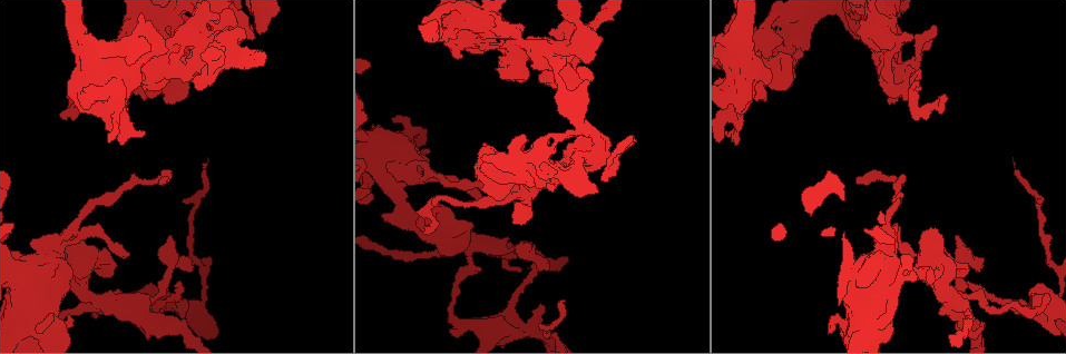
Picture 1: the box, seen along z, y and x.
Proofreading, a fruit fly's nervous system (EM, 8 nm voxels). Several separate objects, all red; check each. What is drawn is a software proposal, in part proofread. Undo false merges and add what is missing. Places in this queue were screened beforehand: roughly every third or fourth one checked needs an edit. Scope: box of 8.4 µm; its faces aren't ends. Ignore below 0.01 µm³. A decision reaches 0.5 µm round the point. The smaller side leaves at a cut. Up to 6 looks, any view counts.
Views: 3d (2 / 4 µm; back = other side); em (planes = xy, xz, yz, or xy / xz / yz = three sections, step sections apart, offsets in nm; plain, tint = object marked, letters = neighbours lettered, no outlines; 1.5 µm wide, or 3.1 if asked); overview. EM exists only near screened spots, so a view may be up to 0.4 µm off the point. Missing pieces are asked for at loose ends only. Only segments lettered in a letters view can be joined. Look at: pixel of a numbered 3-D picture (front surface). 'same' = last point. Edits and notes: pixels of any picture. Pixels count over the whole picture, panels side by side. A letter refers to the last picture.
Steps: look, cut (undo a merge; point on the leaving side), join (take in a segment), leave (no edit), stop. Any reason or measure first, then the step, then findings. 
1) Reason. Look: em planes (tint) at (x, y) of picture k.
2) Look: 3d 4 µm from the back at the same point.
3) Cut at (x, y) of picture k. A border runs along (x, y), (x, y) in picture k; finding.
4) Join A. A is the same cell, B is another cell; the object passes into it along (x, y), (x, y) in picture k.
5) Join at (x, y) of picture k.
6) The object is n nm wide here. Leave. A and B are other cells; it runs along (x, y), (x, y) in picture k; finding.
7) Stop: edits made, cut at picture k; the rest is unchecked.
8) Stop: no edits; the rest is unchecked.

Sharp bend. Look: em planes (tint) at (151, 181) of picture 1.

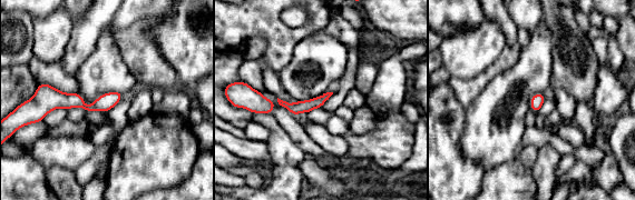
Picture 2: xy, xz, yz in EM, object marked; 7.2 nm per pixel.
Look: em planes (letters) at the same point.

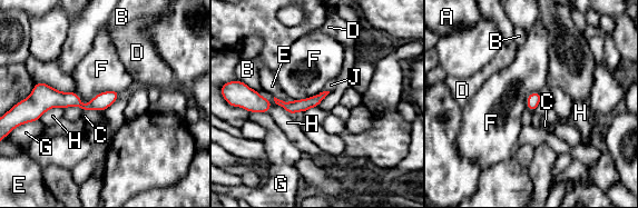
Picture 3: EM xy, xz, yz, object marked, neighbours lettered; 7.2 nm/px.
The longest contact is with F, 340 nm. Leave. A, B, C, D, E, F, G, H and J are other cells; a border runs along (119, 90), (86, 104), (74, 91) in picture 3; one cell here.

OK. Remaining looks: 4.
Sharp bend. Look: em planes (letters) at (454, 321) of picture 1.

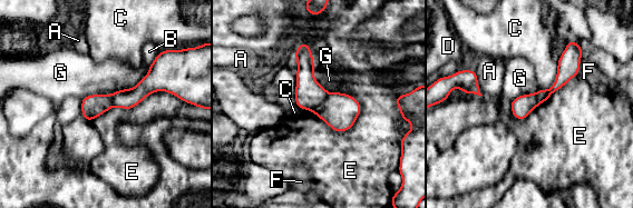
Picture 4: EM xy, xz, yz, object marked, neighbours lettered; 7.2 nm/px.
Cut at (339, 110) of picture 4. A, B, C, D, E, F and G are other cells; a border runs along (329, 93), (312, 110) in picture 4; a second cell is stuck on.

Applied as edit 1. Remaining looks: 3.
See it whole again. Look: overview.

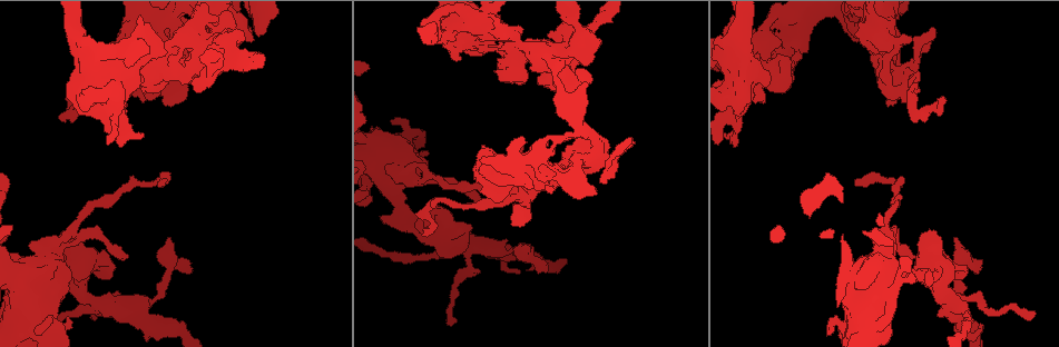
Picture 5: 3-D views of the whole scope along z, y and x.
Branch stops here. Look: 3d 4 µm at (574, 58) of picture 5.

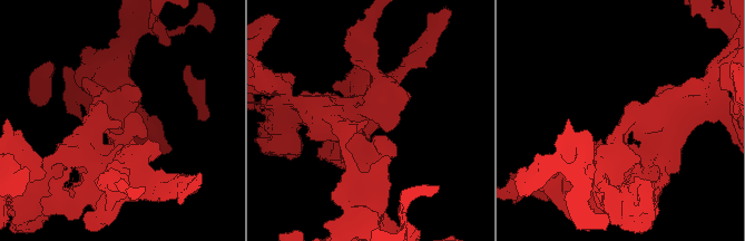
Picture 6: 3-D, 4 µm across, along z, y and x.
Look: em planes (letters) at (368, 118) of picture 6.

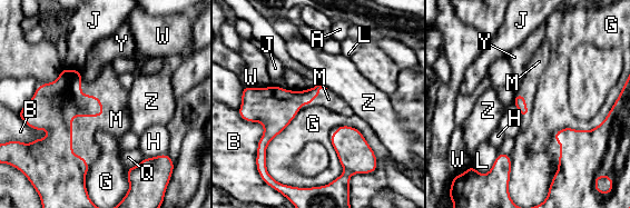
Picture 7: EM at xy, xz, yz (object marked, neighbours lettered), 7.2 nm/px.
The longest contact is with M, 600 nm. Join M. M is the same cell, A, B, G, H, J, L, Q, W, Y and Z are other cells; the cell continues.

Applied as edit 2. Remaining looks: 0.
Stop: edits made, cut at picture 4, join at picture 7; the rest is unchecked.

